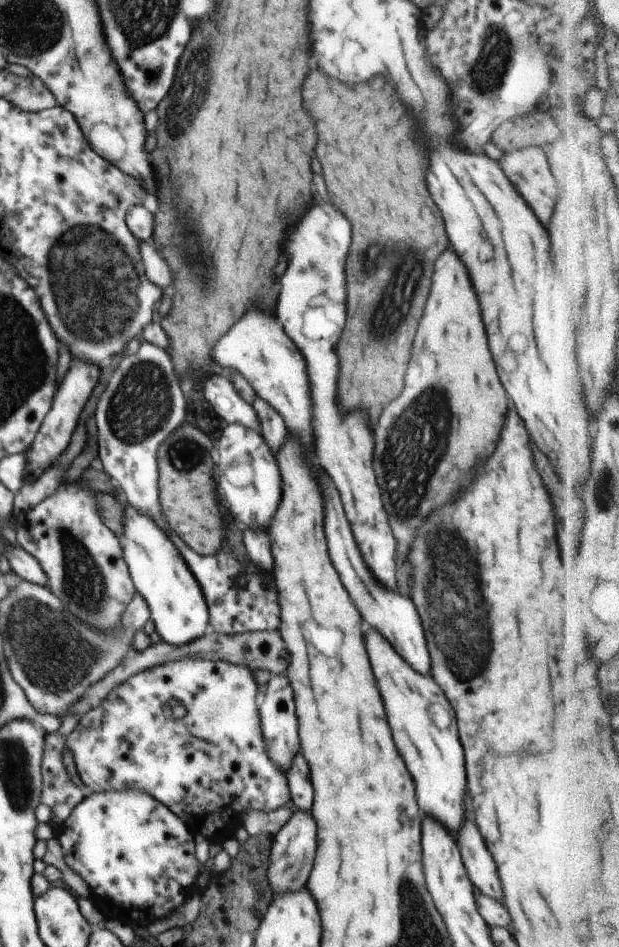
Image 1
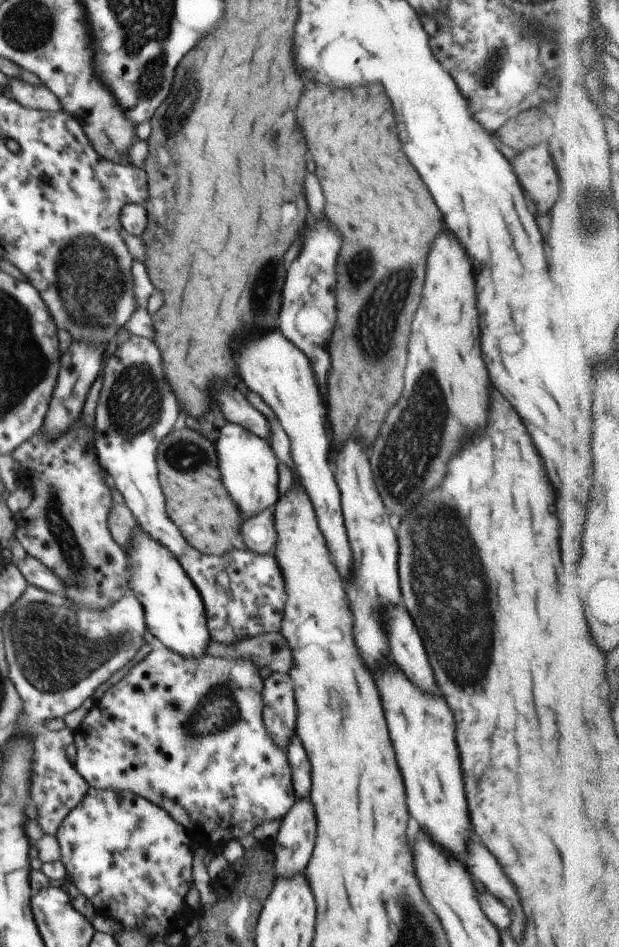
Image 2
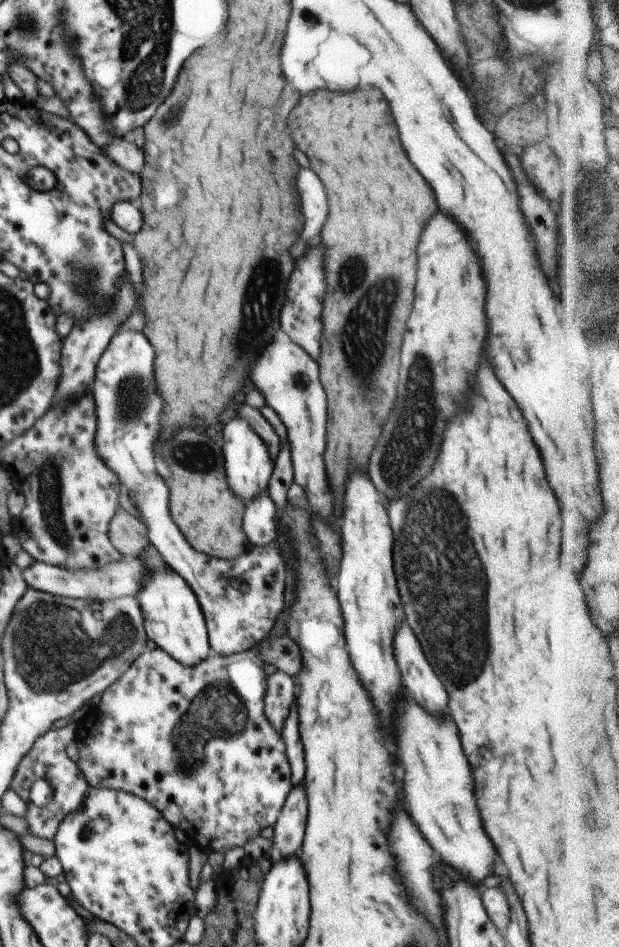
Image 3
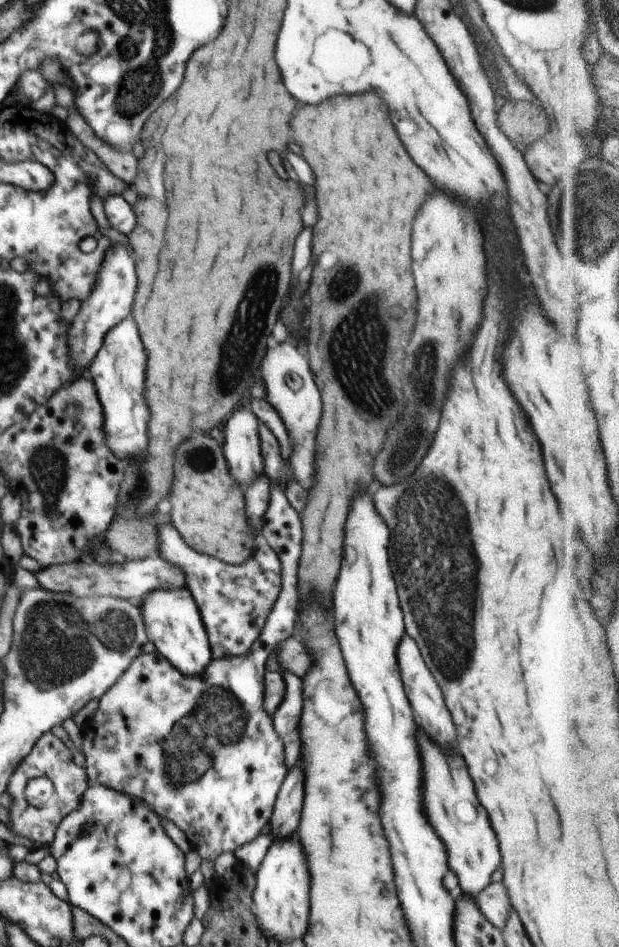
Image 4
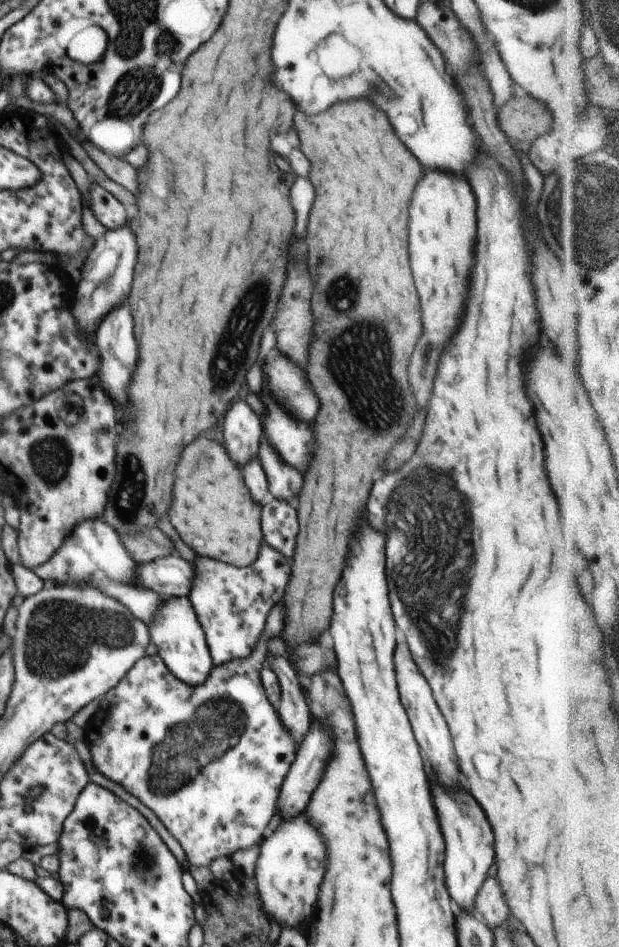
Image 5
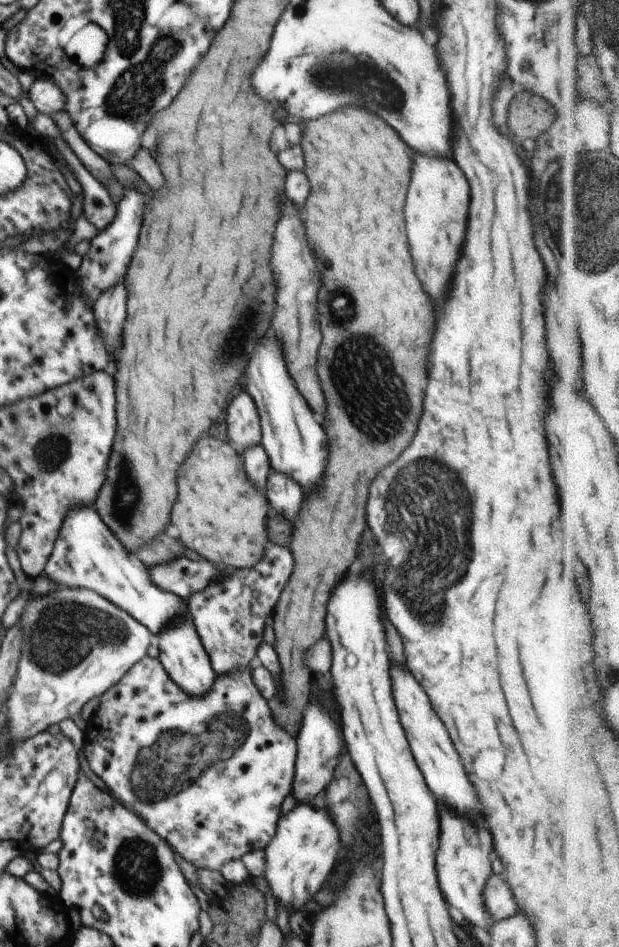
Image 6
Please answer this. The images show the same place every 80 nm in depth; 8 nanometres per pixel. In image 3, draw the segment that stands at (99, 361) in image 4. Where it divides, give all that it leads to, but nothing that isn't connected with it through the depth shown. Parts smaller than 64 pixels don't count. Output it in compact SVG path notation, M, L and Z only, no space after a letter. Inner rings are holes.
M120 332L112 338L108 350L102 354L96 370L94 382L96 396L96 414L98 414L98 434L96 434L96 452L104 464L116 474L122 486L124 499L131 503L128 507L146 525L147 537L162 558L191 586L202 608L207 626L209 643L212 649L221 655L233 655L242 650L250 650L254 642L267 638L274 628L278 616L284 610L284 590L286 590L286 566L280 552L272 546L258 548L251 545L234 560L224 560L194 550L184 540L178 525L169 513L169 494L164 480L158 476L154 466L154 444L160 438L160 416L164 400L156 390L154 378L154 348L148 338L140 332Z

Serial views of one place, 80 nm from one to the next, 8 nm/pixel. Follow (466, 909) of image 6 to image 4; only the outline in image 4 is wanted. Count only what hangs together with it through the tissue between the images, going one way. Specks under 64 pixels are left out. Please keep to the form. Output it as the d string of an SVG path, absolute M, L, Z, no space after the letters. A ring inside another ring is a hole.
M418 730L418 746L422 758L422 796L426 818L430 818L430 824L448 850L448 866L458 876L462 892L475 899L478 892L490 884L490 876L500 866L496 834L490 828L486 810L476 798L474 782L470 780L462 756L458 756L456 750L440 750L422 730Z

